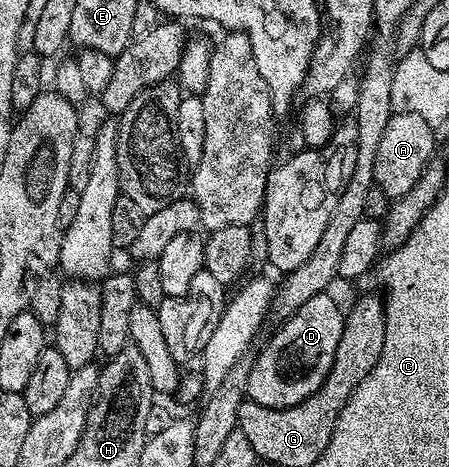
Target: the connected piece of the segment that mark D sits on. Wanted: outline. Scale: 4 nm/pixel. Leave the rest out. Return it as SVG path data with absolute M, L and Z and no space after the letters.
M326 292L314 296L285 319L271 336L270 343L259 352L258 359L253 359L247 386L249 401L283 410L300 404L324 384L332 360L336 360L336 348L346 323L343 307L338 307L329 296Z

